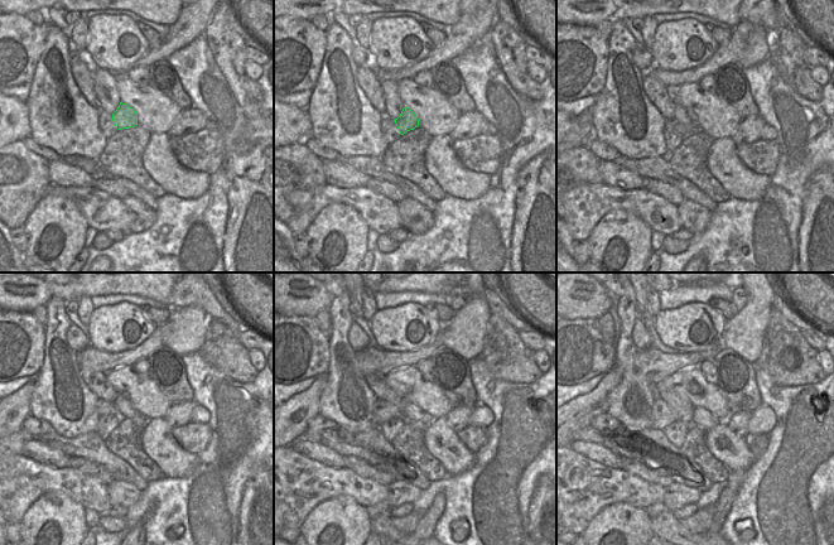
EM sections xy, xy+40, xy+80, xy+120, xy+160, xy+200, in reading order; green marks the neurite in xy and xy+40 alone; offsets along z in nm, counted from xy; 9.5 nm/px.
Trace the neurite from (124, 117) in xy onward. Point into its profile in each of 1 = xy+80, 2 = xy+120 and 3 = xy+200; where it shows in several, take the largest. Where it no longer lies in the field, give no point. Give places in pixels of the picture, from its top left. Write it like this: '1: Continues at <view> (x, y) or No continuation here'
1: Continues at xy+80 (671, 125)
2: Continues at xy+120 (104, 408)
3: Continues at xy+200 (663, 415)

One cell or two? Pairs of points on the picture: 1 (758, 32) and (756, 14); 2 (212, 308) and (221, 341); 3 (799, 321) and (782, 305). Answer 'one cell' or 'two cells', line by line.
1: two cells
2: two cells
3: one cell

